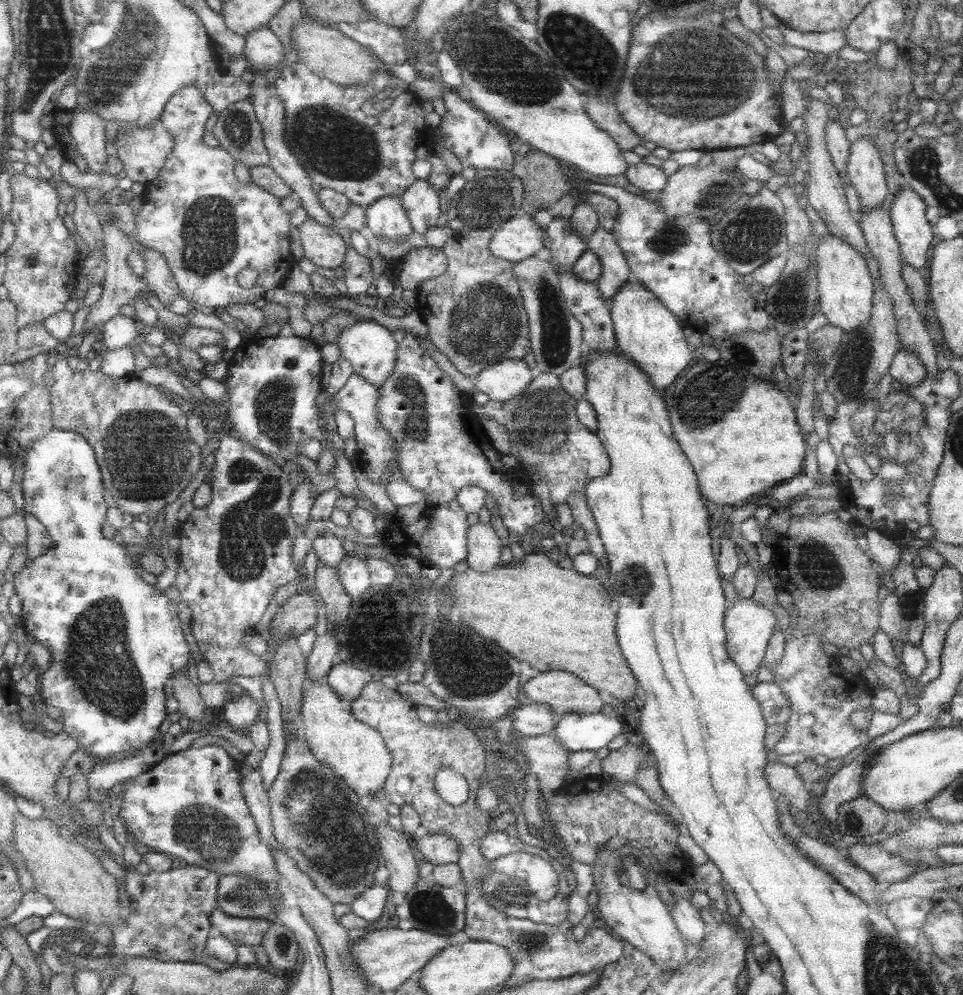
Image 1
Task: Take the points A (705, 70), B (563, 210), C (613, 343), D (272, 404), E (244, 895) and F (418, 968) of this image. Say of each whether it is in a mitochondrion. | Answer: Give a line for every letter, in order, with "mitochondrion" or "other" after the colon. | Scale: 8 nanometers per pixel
A: mitochondrion
B: other
C: other
D: mitochondrion
E: mitochondrion
F: other

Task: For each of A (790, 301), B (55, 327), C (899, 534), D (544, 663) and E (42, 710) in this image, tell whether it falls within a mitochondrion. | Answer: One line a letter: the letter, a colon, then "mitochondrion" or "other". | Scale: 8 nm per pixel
A: mitochondrion
B: other
C: other
D: other
E: other

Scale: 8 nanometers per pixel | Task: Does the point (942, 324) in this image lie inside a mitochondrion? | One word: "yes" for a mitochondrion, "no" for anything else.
no

